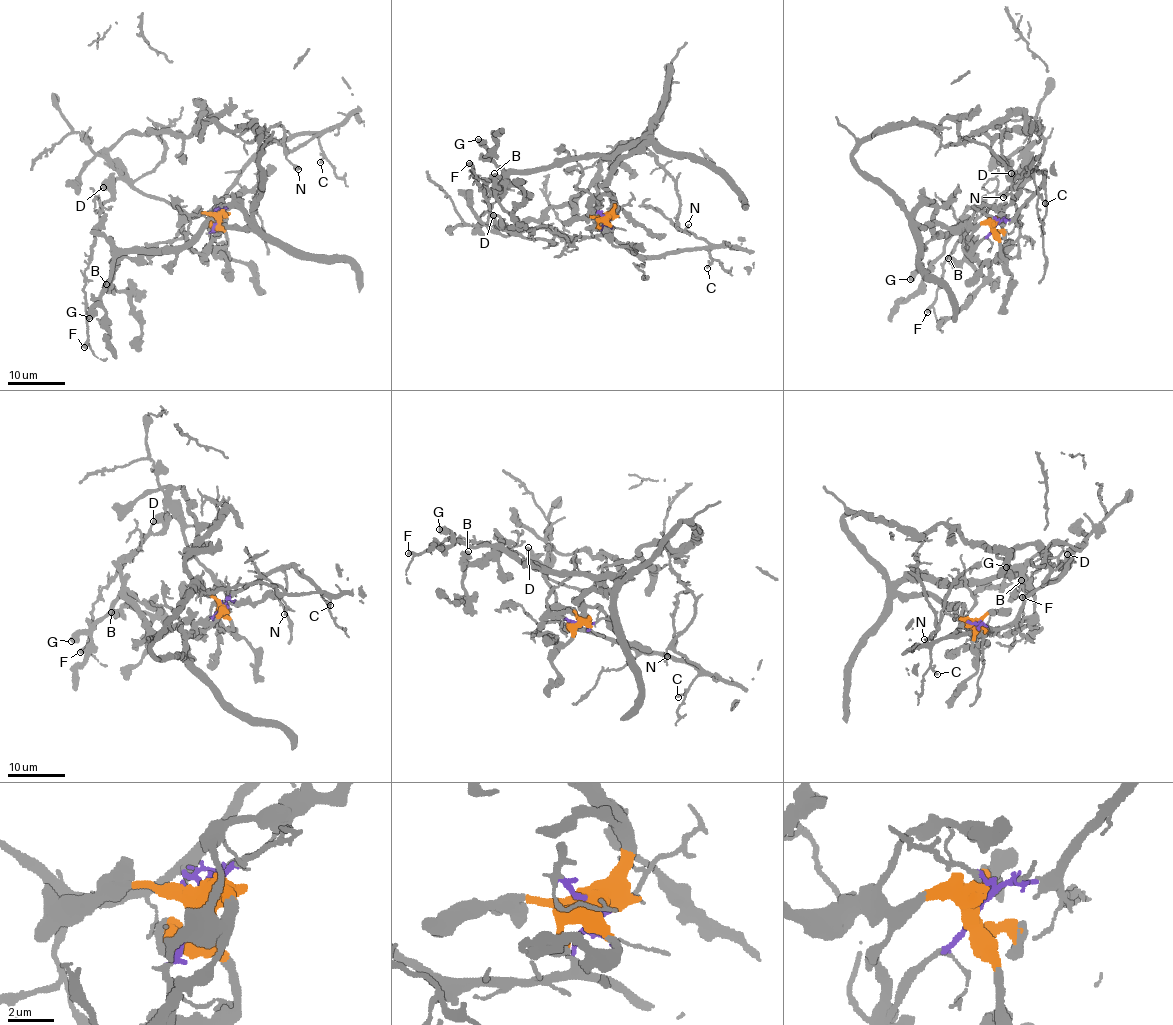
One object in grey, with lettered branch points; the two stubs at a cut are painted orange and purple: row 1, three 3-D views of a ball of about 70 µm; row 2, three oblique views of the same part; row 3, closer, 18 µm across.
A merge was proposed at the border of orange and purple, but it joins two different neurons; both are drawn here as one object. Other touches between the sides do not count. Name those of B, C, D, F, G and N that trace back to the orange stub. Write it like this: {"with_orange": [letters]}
{"with_orange": ["B", "G"]}

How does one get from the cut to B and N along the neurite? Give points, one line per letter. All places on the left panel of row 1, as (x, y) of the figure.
B: (217, 218), (225, 216), (216, 229), (249, 223), (239, 209), (225, 207), (181, 246), (121, 253), (106, 284)
N: (217, 218), (214, 209), (247, 165), (266, 145), (289, 141), (299, 135), (317, 135), (286, 155), (297, 170)

